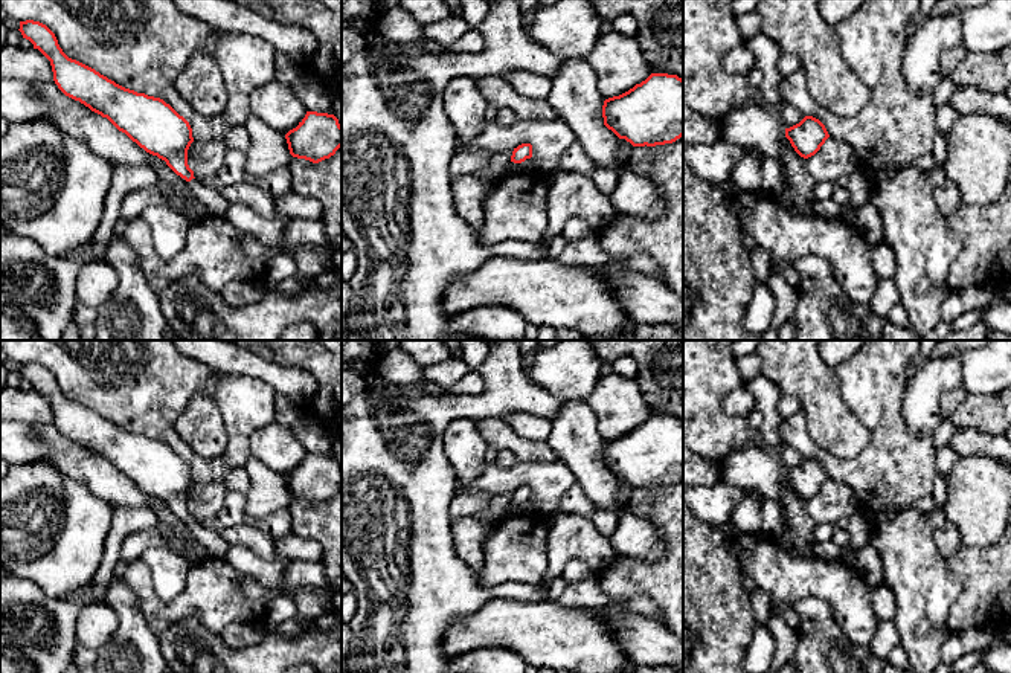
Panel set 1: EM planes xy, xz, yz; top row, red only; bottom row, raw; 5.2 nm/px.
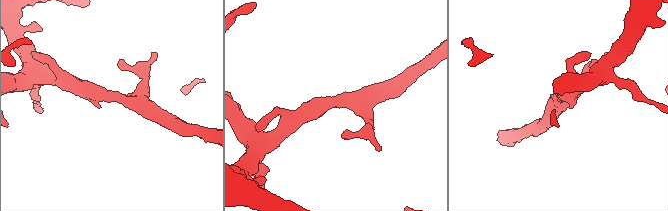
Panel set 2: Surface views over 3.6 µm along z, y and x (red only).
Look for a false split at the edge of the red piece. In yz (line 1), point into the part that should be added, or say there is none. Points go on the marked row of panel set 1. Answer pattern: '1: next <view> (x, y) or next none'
1: next none

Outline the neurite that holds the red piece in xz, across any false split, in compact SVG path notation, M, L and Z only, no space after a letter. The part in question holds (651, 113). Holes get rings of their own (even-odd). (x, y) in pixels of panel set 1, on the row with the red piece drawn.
M651 73L628 92L604 101L604 125L633 147L672 143L683 136L683 79Z

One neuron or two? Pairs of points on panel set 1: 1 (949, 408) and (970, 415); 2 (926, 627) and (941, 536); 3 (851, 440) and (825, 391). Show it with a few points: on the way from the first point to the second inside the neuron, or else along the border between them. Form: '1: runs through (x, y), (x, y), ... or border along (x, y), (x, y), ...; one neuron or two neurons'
1: border along (969, 396), (949, 415); two neurons
2: border along (932, 531), (935, 548), (946, 560); two neurons
3: runs through (839, 428), (825, 414), (825, 403); one neuron

